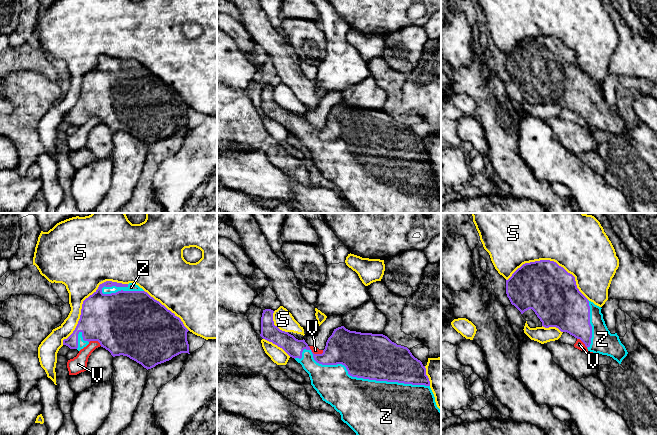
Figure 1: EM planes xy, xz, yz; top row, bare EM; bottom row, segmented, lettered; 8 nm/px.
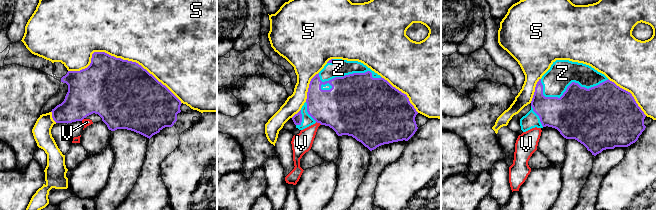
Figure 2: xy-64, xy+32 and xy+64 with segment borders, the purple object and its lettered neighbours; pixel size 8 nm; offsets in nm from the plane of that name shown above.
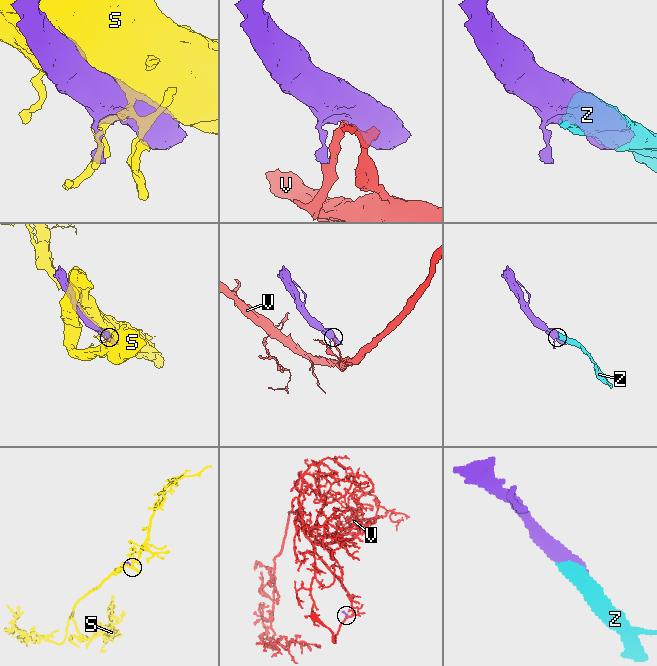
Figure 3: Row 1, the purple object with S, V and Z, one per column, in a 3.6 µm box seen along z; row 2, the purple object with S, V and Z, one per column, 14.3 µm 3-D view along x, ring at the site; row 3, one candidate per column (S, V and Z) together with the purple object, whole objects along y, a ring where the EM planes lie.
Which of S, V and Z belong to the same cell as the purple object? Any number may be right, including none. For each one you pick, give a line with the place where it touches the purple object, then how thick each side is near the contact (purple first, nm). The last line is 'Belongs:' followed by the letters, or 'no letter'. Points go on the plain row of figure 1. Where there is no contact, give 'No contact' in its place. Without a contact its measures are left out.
Z: Touches purple at xz (356, 152). Thickness 360 nm (purple) against 420 nm
Belongs: Z

